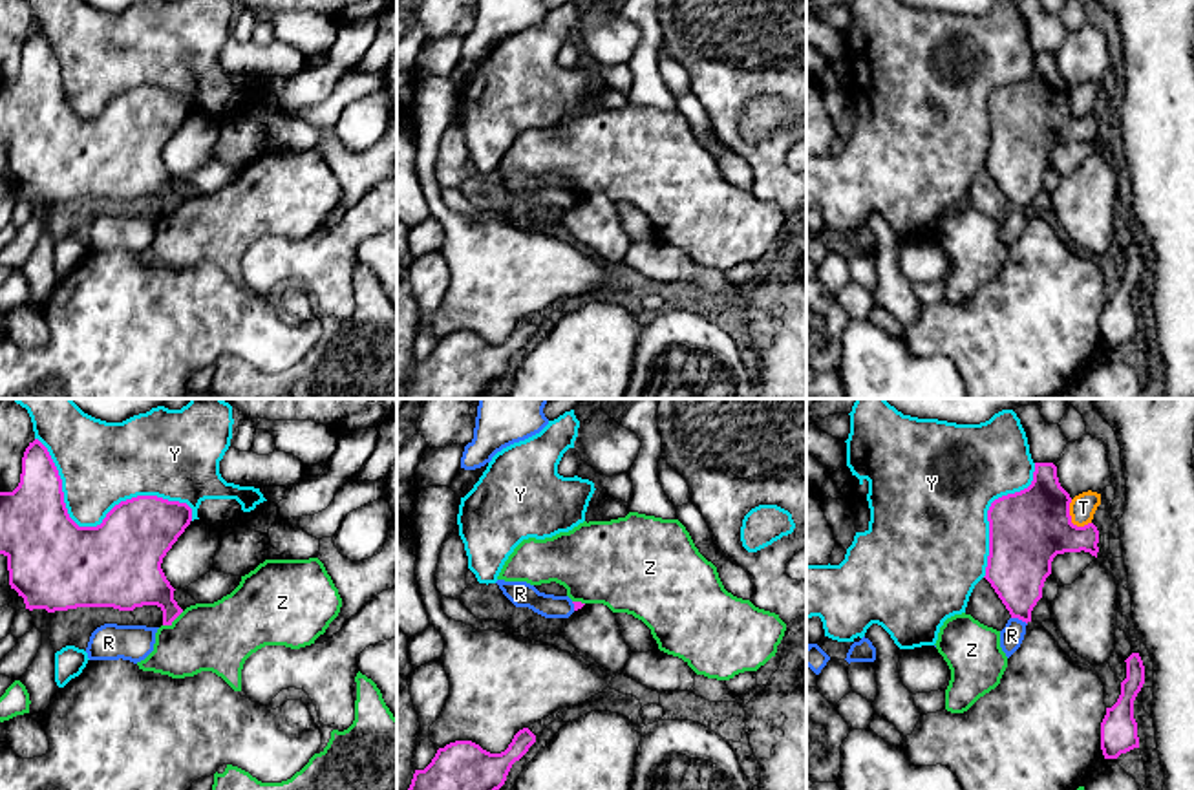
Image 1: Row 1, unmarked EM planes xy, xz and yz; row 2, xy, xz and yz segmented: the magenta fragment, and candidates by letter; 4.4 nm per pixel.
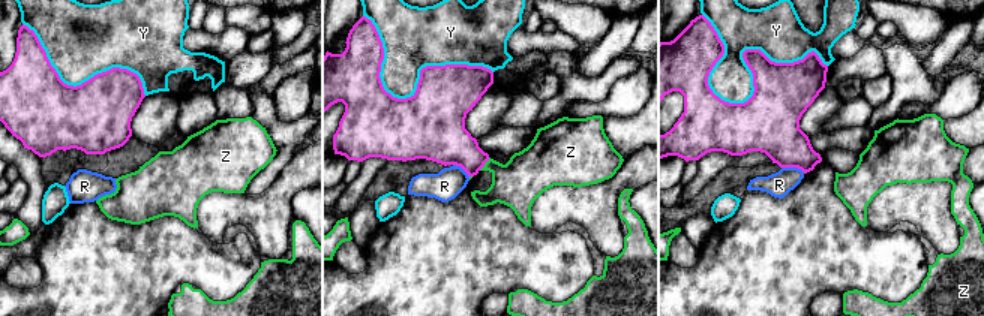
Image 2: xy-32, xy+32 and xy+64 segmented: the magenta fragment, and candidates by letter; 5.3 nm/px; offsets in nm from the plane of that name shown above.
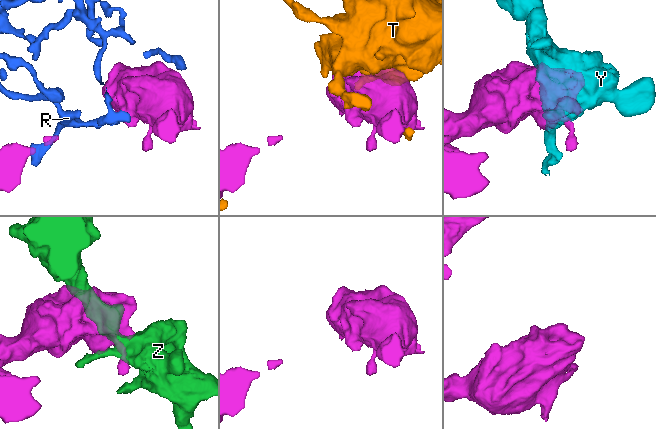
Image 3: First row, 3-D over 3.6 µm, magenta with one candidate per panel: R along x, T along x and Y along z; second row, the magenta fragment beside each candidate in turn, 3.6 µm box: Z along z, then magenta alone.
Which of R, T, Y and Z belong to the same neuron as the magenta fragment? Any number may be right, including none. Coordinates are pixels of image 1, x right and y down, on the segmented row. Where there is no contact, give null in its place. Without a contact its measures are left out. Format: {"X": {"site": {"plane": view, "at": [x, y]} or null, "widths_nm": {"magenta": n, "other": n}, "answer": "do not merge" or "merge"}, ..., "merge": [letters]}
{"R": {"site": {"plane": "yz", "at": [1019, 619]}, "widths_nm": {"magenta": 280, "other": 100}, "answer": "do not merge"}, "T": {"site": {"plane": "yz", "at": [1070, 520]}, "widths_nm": {"magenta": 340, "other": 120}, "answer": "do not merge"}, "Y": {"site": {"plane": "xy", "at": [97, 525]}, "widths_nm": {"magenta": 400, "other": 340}, "answer": "do not merge"}, "Z": {"site": {"plane": "xy", "at": [172, 620]}, "widths_nm": {"magenta": 260, "other": 300}, "answer": "do not merge"}, "merge": []}

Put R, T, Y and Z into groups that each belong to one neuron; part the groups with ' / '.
R / T / Y / Z

